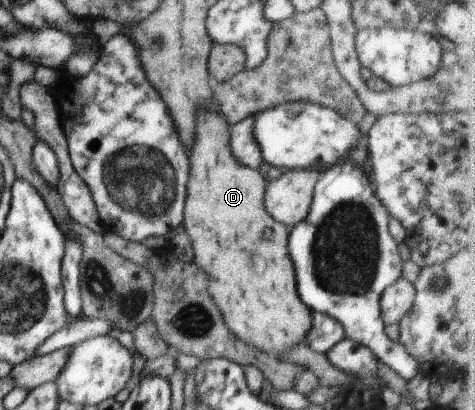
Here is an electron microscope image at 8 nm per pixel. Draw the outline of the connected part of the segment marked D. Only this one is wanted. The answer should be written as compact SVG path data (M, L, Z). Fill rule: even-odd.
M199 109L197 113L197 133L195 133L195 143L191 147L191 153L189 153L189 185L187 185L187 201L185 201L185 233L191 237L191 245L195 249L195 263L207 273L209 277L209 293L213 297L213 301L217 303L217 307L223 311L223 317L225 317L225 323L229 327L229 331L233 335L237 335L241 341L249 343L253 347L260 349L262 352L273 354L276 357L282 357L283 353L297 341L301 341L307 331L312 326L312 311L309 311L310 307L303 305L303 301L299 299L297 295L297 287L295 287L295 273L293 273L293 265L291 265L291 259L289 259L289 253L287 253L287 227L285 225L277 225L275 219L271 219L271 215L267 215L265 207L263 207L263 195L265 195L265 177L261 175L261 171L257 169L249 169L245 165L241 165L235 155L231 153L231 147L229 147L229 123L225 117L221 117L217 111L211 111L211 109Z

